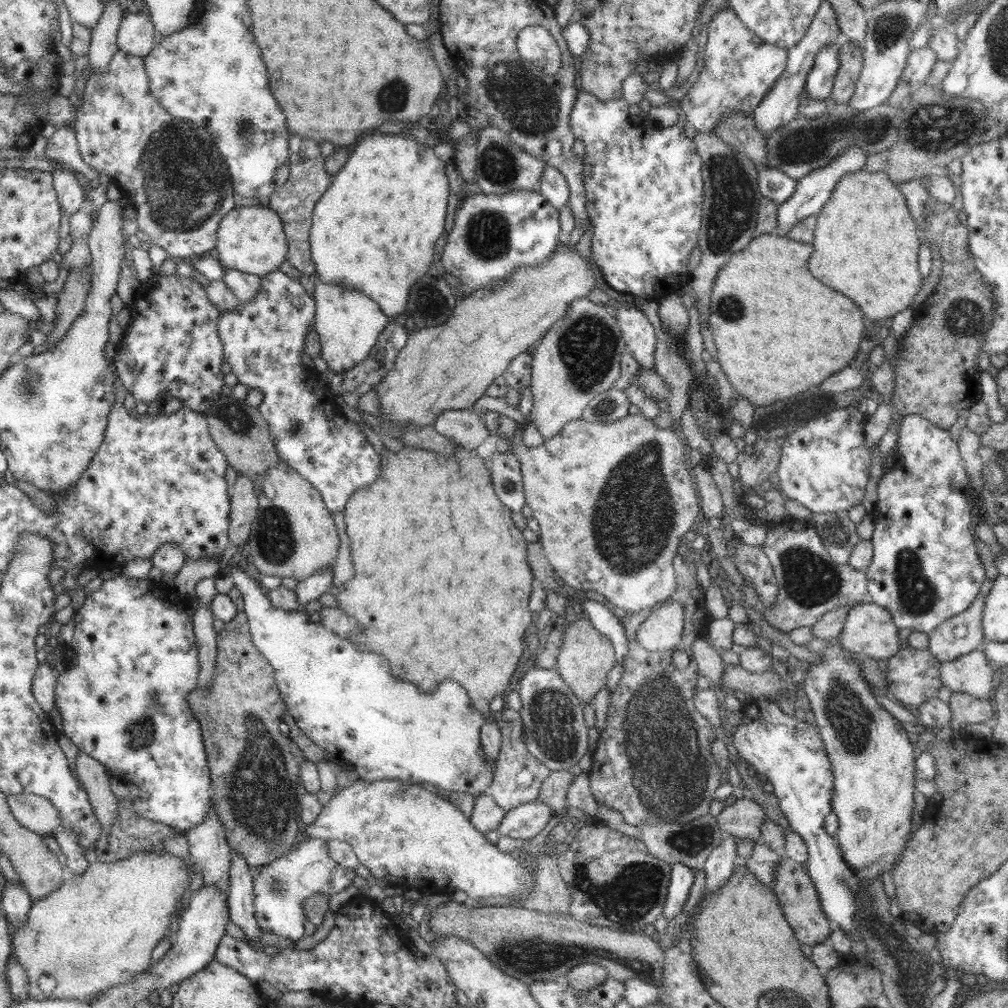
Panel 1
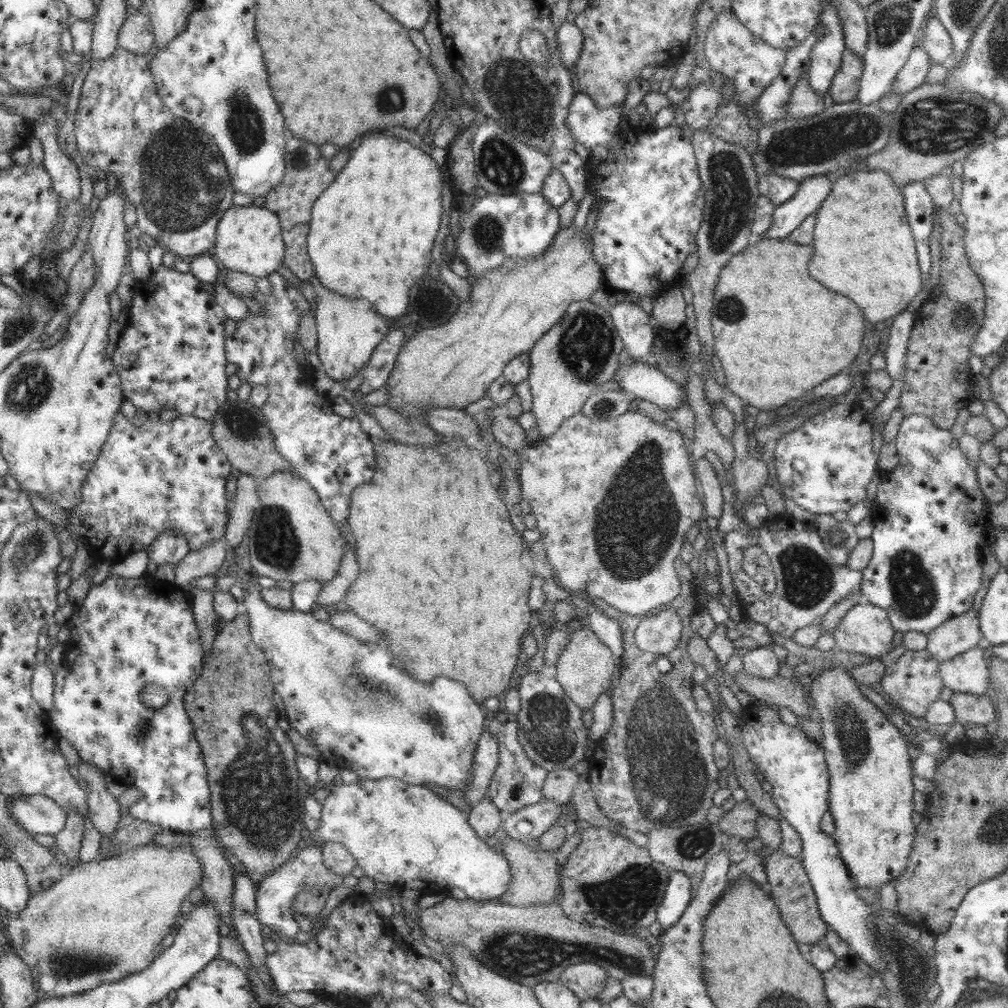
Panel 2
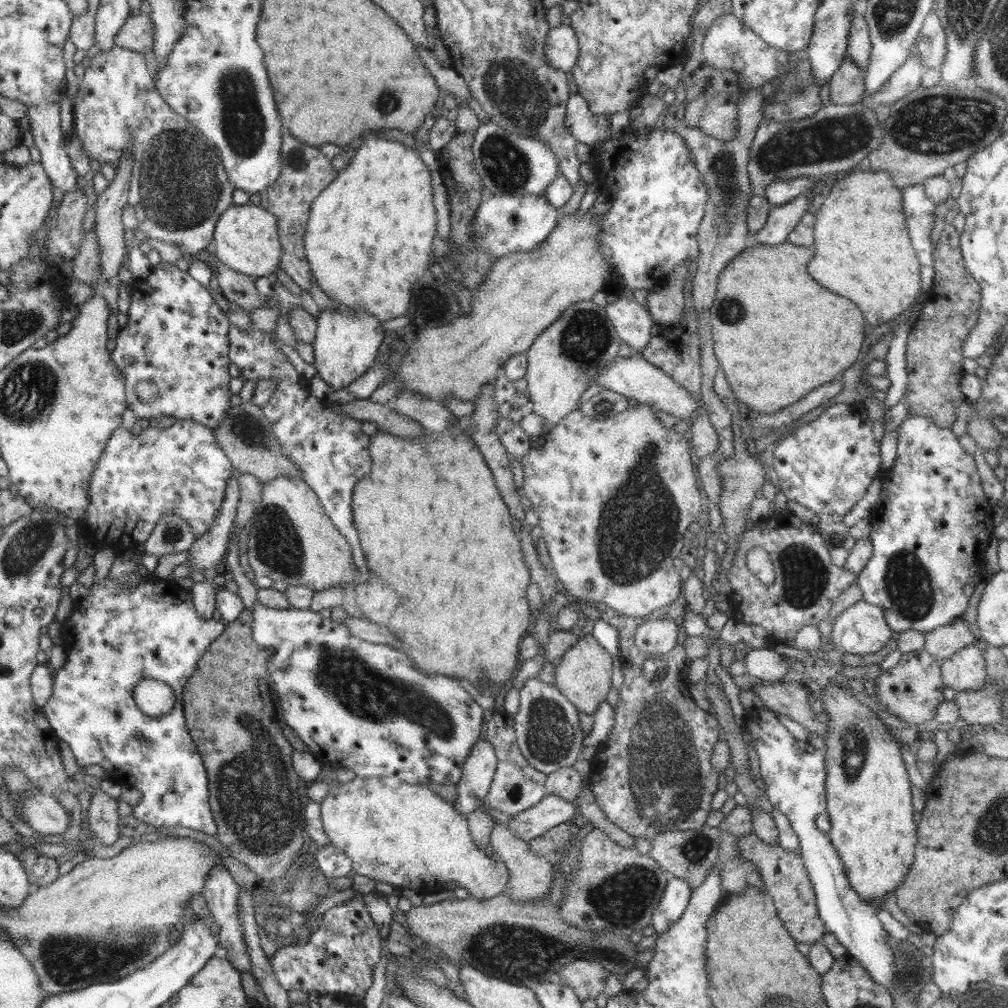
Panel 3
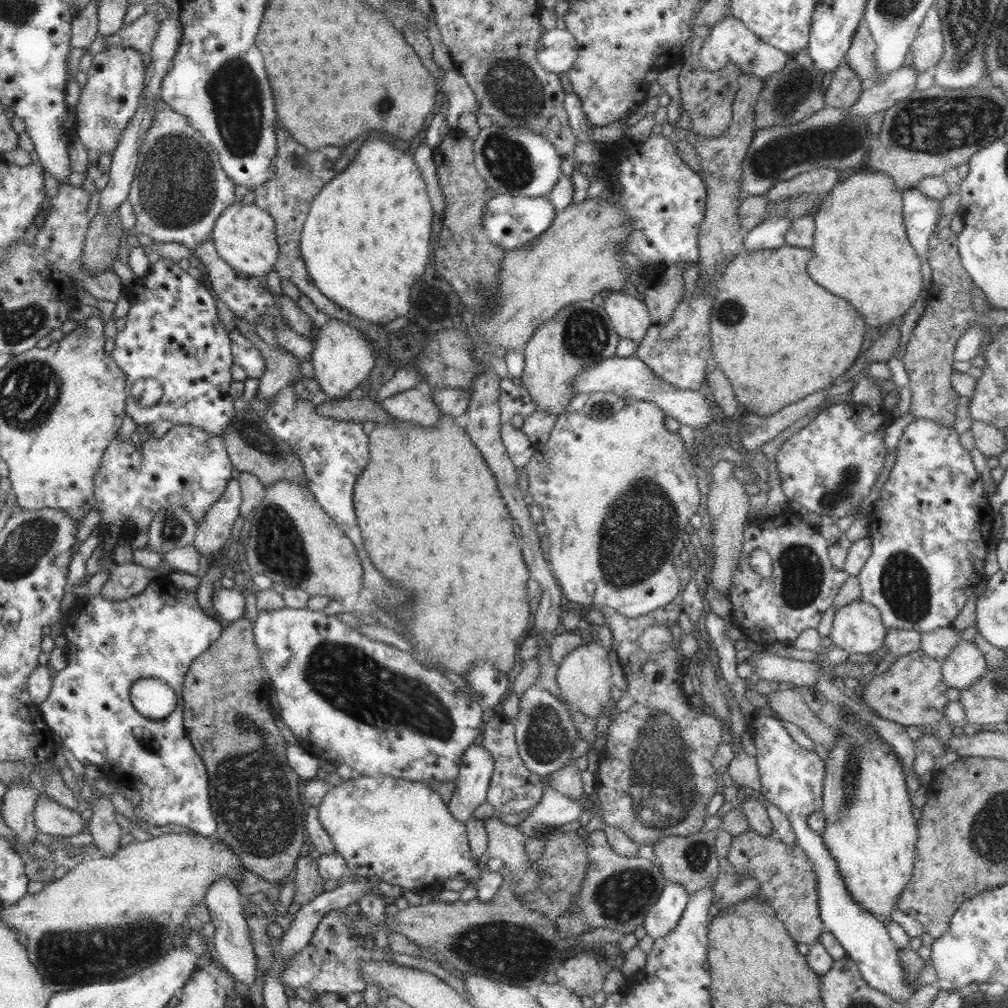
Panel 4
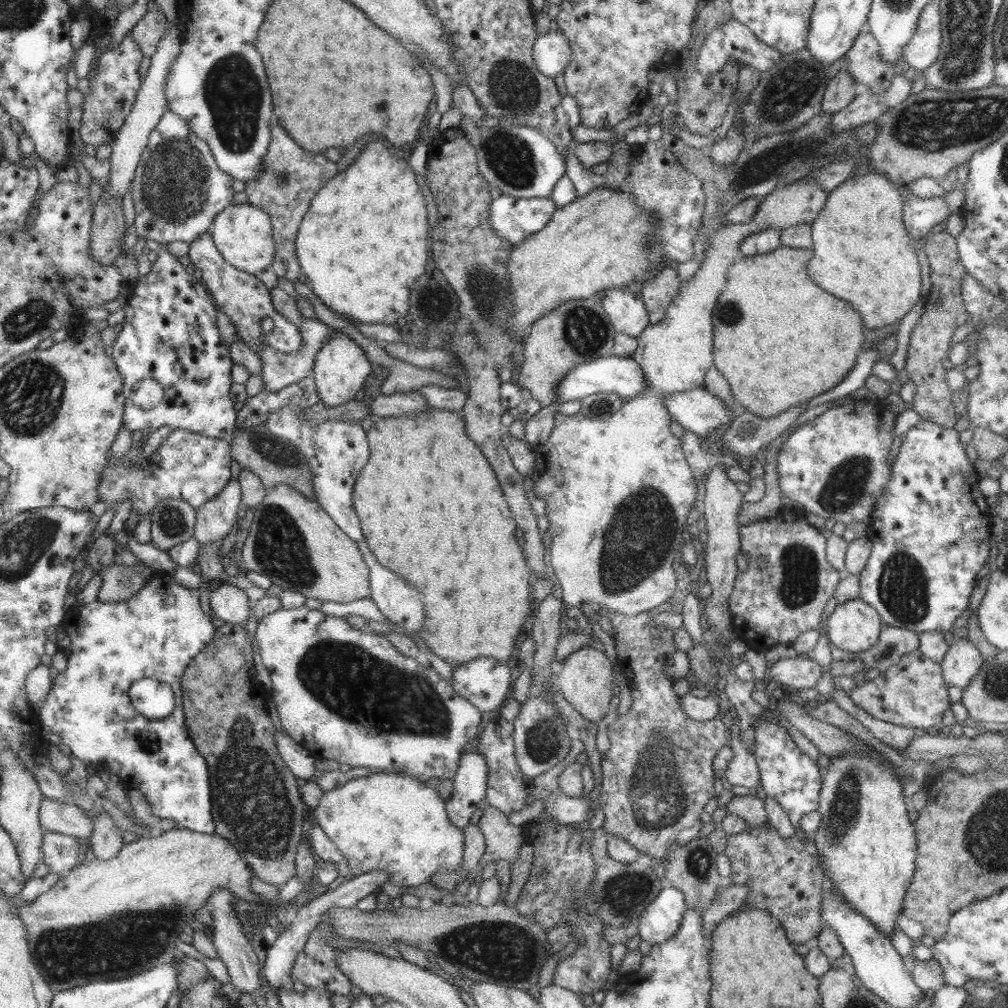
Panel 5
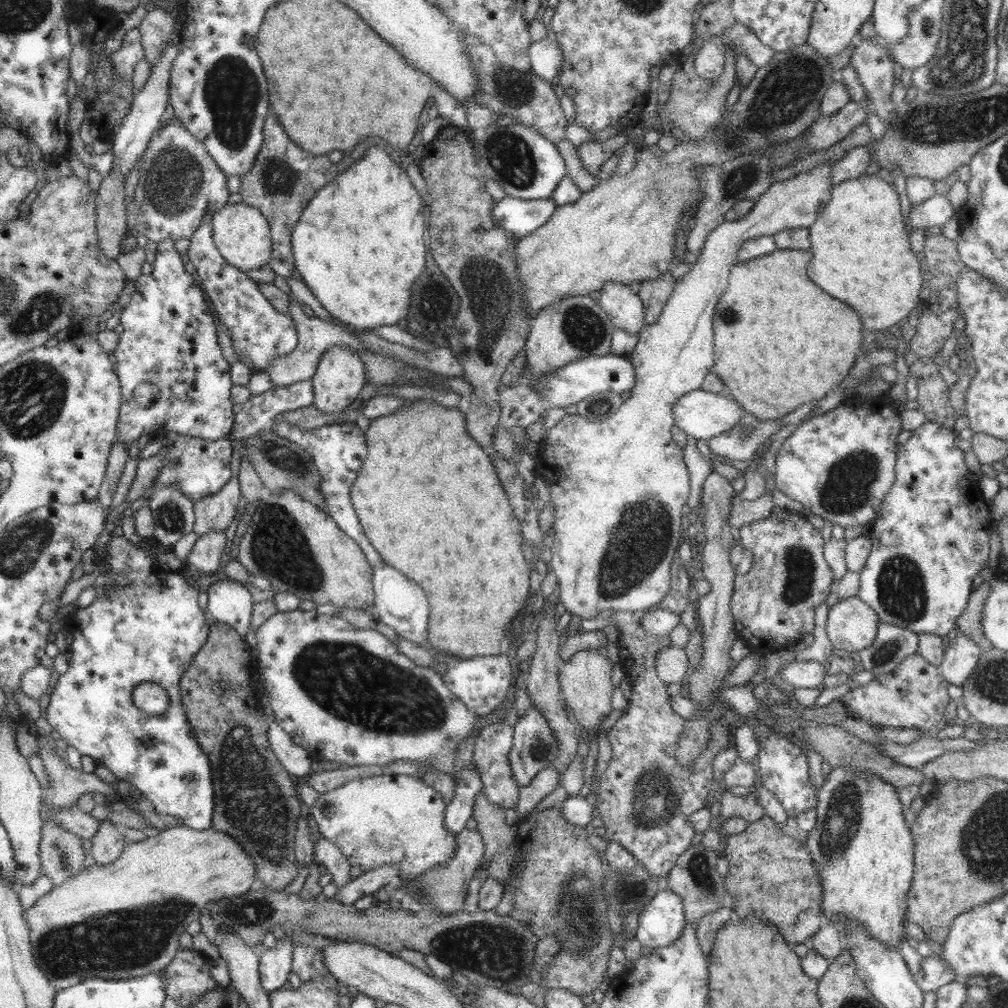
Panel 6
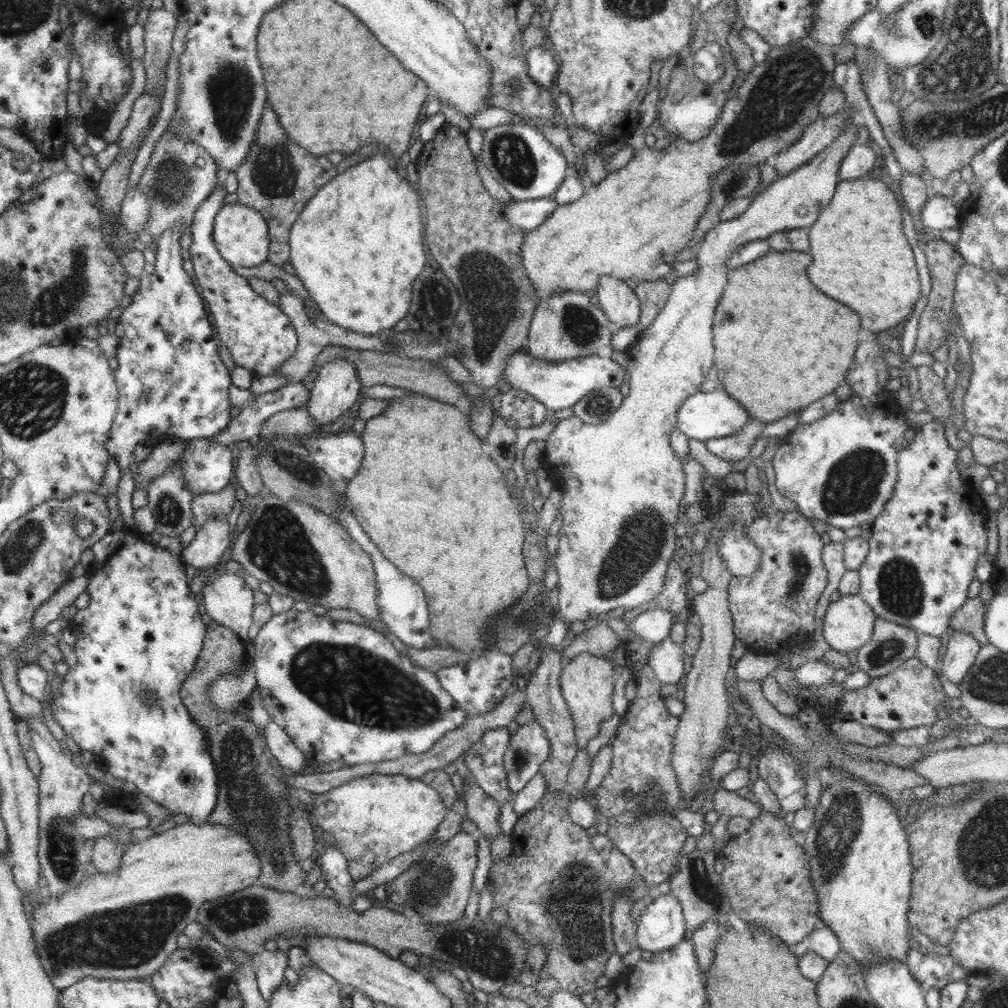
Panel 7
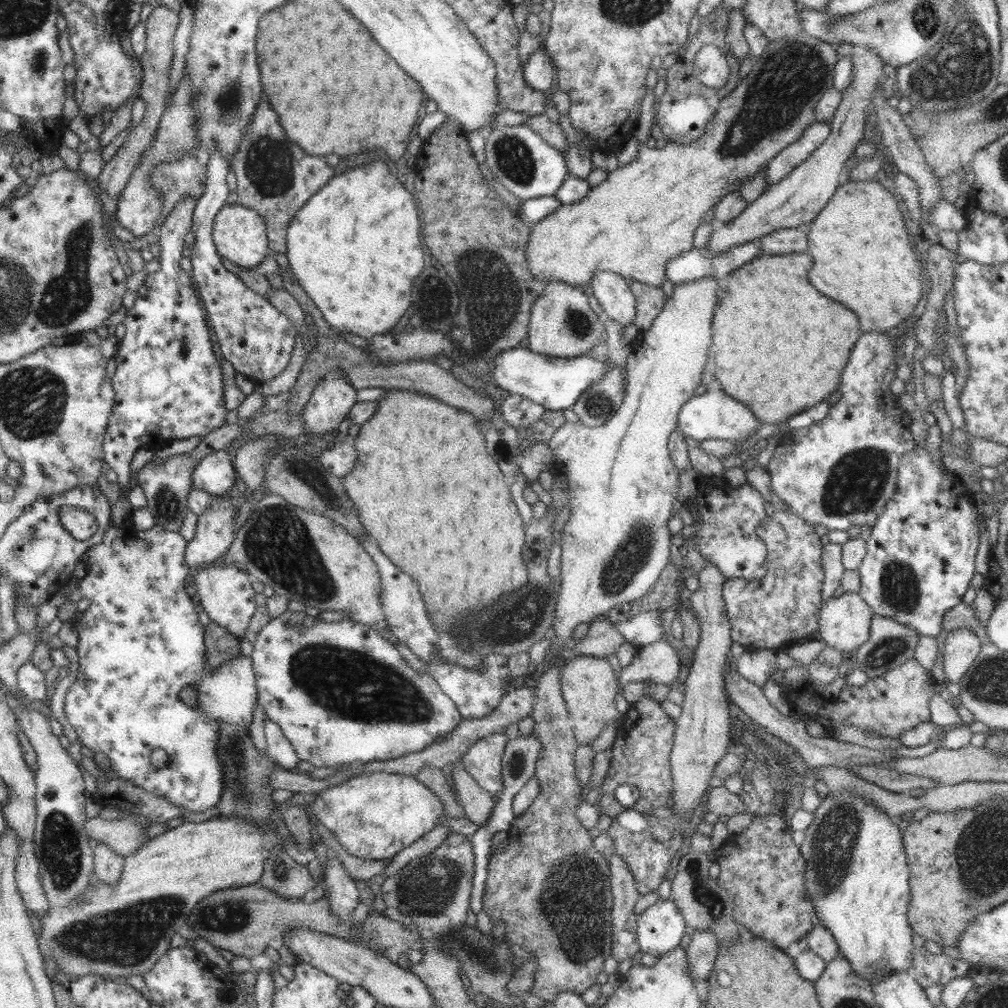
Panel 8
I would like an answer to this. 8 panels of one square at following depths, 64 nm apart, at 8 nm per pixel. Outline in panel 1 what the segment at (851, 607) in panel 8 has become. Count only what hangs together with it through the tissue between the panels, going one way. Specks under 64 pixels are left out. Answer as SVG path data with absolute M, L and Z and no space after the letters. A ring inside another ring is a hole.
M866 601L849 610L844 628L842 628L838 640L840 640L842 649L846 649L846 651L888 661L901 650L902 645L898 635L899 629L894 625L890 613L886 609Z

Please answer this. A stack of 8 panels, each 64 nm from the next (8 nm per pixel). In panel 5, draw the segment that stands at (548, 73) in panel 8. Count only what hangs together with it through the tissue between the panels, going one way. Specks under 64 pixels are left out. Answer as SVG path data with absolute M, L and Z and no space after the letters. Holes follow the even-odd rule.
M541 31L533 44L535 67L544 75L555 77L568 66L573 52L563 32Z

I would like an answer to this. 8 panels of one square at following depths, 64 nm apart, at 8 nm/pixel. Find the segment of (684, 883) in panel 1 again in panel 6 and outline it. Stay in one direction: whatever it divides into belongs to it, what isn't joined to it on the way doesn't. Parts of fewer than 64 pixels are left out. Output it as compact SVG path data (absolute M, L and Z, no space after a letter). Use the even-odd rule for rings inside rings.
M668 887L658 890L638 915L635 937L642 947L662 948L679 939L685 923L682 899Z

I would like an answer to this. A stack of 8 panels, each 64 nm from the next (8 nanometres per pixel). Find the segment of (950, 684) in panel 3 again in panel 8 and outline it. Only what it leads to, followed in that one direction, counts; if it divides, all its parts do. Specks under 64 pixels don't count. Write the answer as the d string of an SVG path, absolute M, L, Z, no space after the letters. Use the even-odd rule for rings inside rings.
M956 628L946 632L943 640L944 672L950 682L959 683L970 669L983 645L972 630Z

